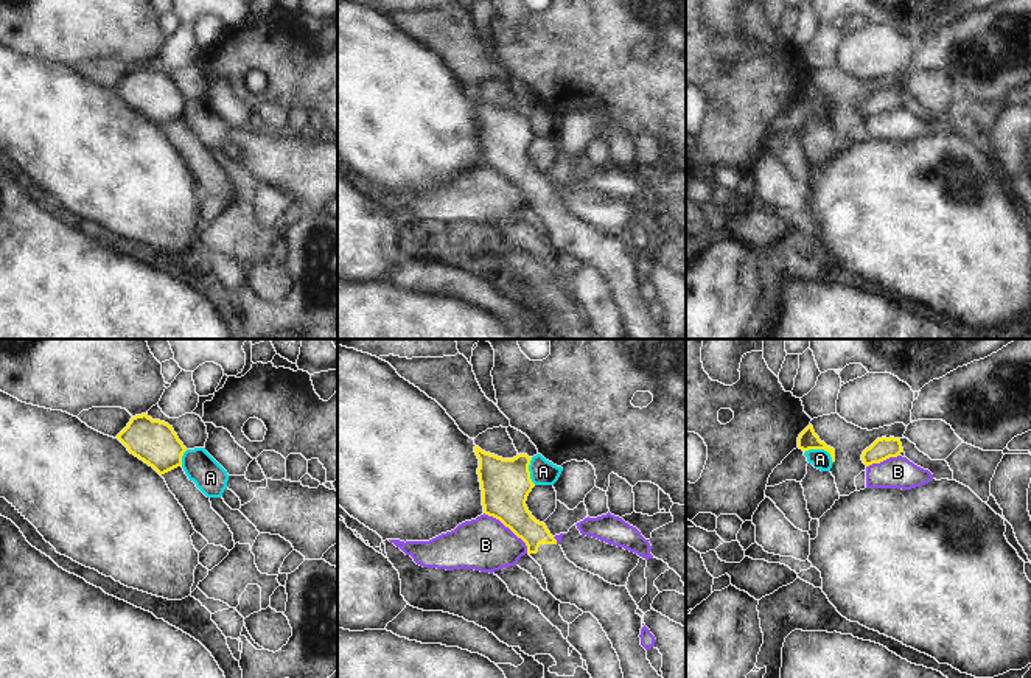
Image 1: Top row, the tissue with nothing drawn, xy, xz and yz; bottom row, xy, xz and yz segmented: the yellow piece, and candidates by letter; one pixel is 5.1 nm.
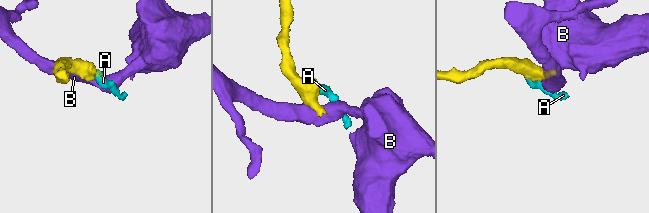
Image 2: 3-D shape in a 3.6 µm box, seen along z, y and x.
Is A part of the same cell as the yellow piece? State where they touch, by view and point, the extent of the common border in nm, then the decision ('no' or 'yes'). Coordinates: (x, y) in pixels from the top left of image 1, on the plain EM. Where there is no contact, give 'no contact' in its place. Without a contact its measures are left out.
contact yz (821, 100); length 160 nm; no

